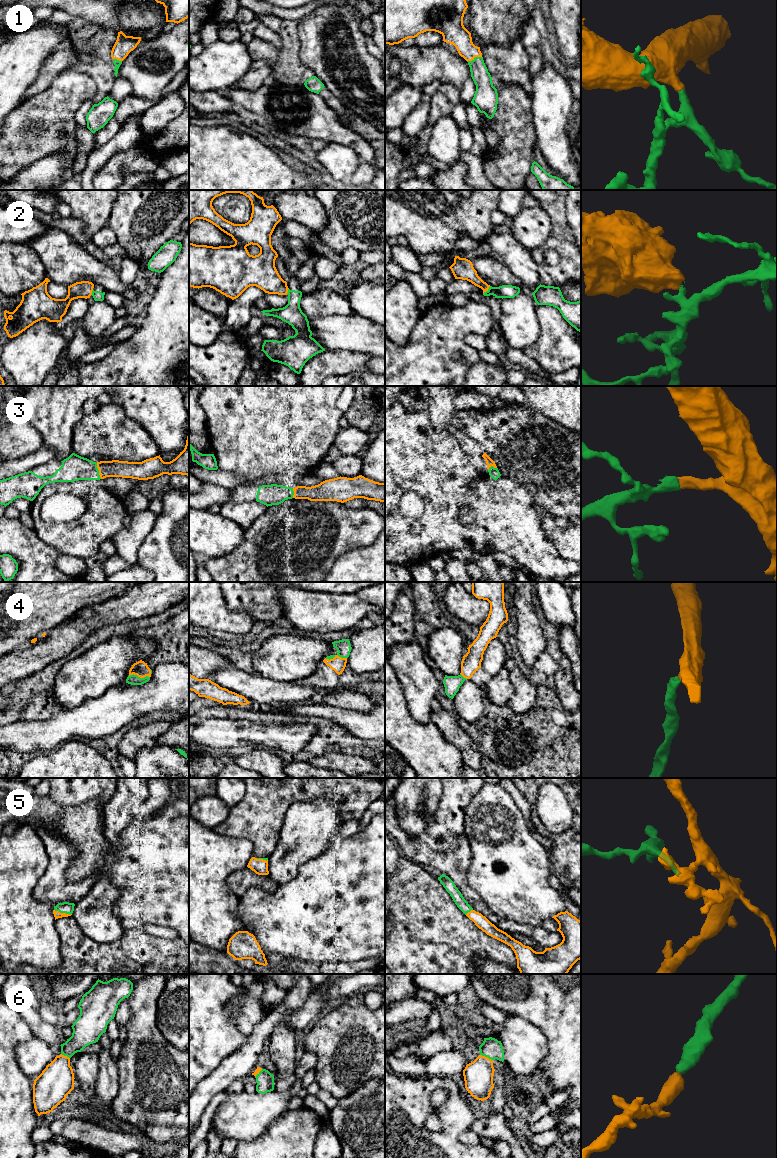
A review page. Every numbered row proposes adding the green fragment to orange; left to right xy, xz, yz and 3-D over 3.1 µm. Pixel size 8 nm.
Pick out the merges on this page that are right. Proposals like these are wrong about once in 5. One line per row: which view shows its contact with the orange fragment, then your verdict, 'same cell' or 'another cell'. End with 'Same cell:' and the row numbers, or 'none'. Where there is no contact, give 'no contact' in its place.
1: yz | same cell
2: yz | another cell
3: xy | same cell
4: xy | same cell
5: xy | same cell
6: yz | same cell
Same cell: 1, 3, 4, 5, 6

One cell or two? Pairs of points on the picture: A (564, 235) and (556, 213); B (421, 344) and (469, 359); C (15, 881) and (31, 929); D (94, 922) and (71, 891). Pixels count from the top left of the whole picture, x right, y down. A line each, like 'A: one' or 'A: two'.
A: one
B: one
C: one
D: two

